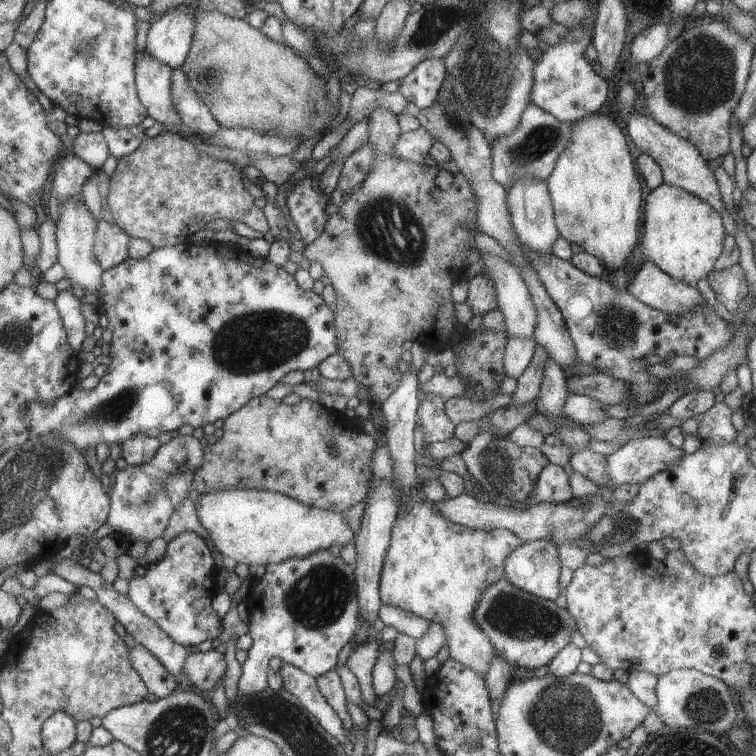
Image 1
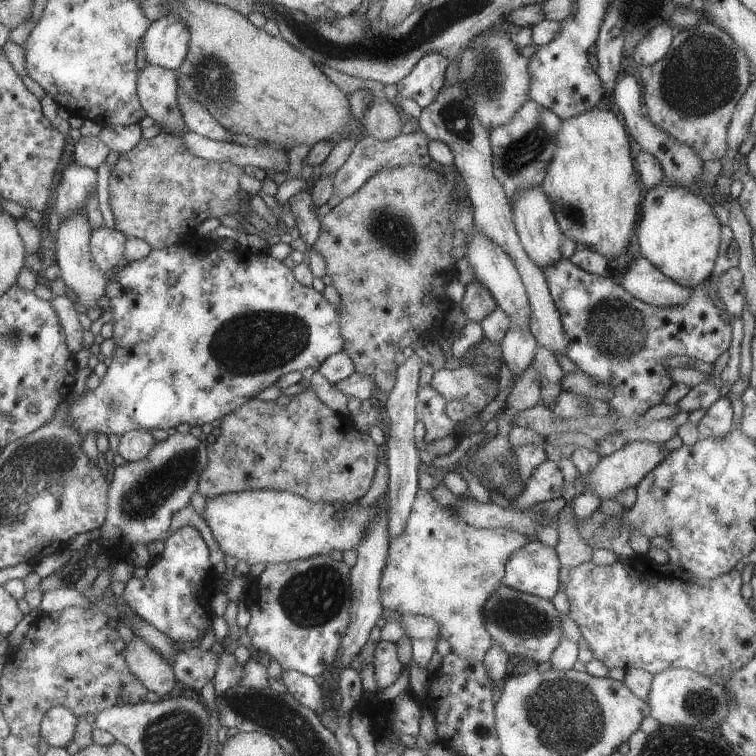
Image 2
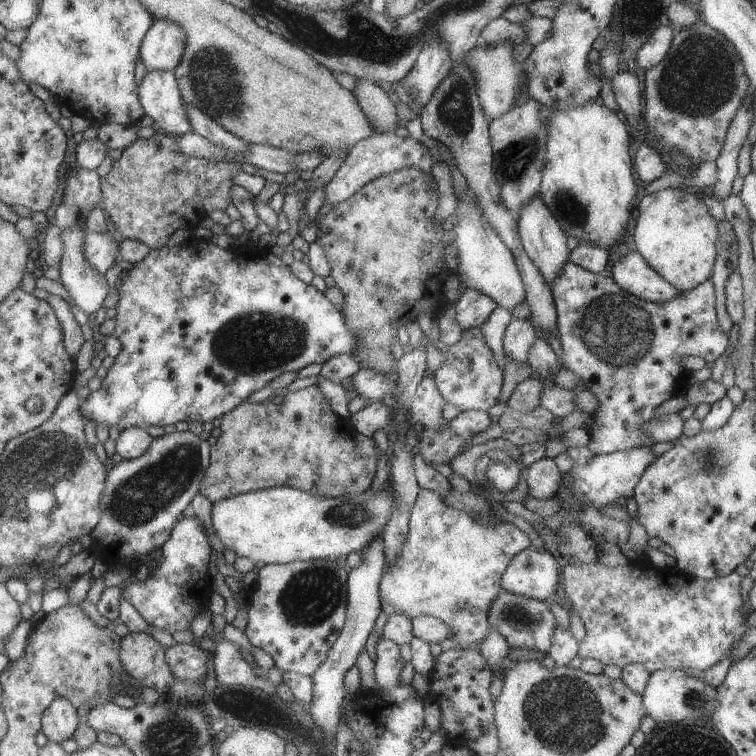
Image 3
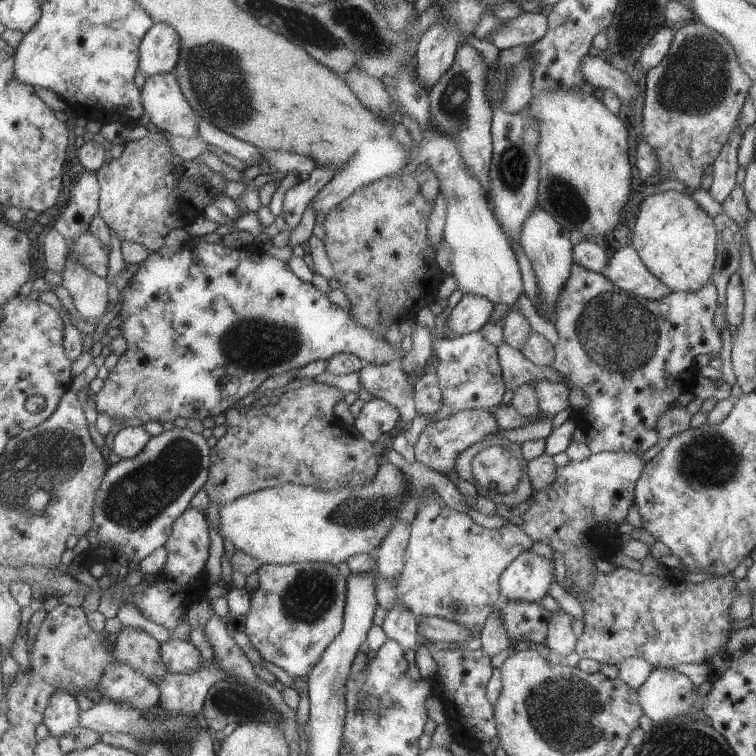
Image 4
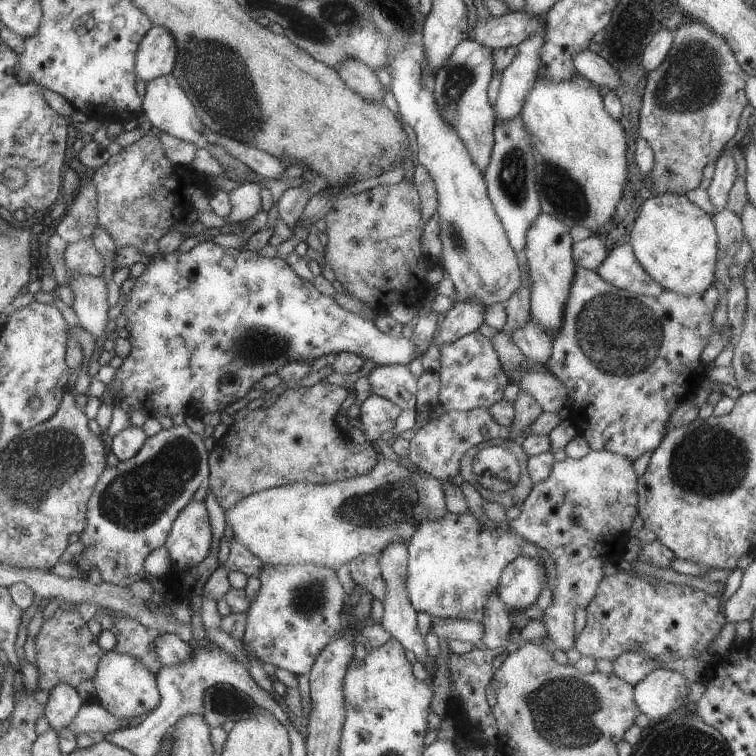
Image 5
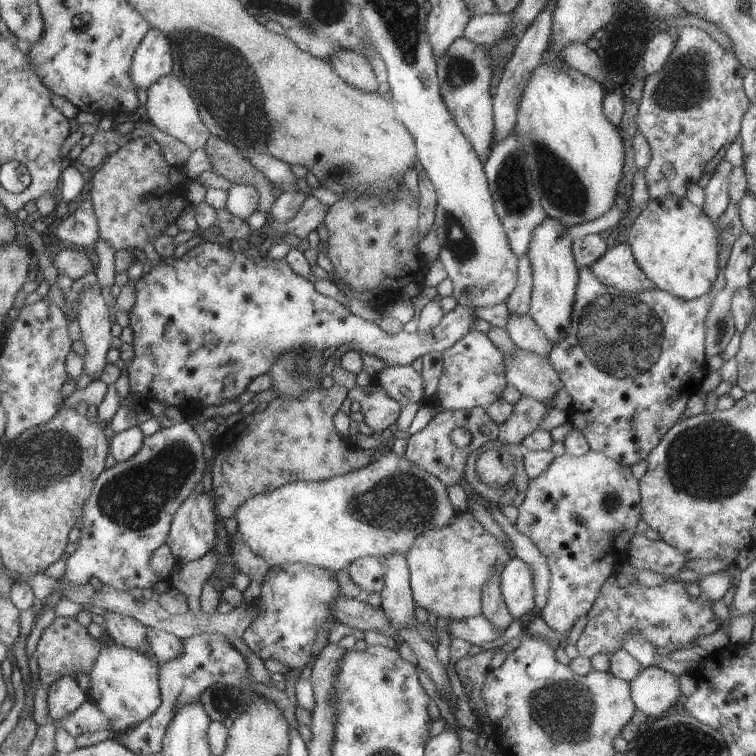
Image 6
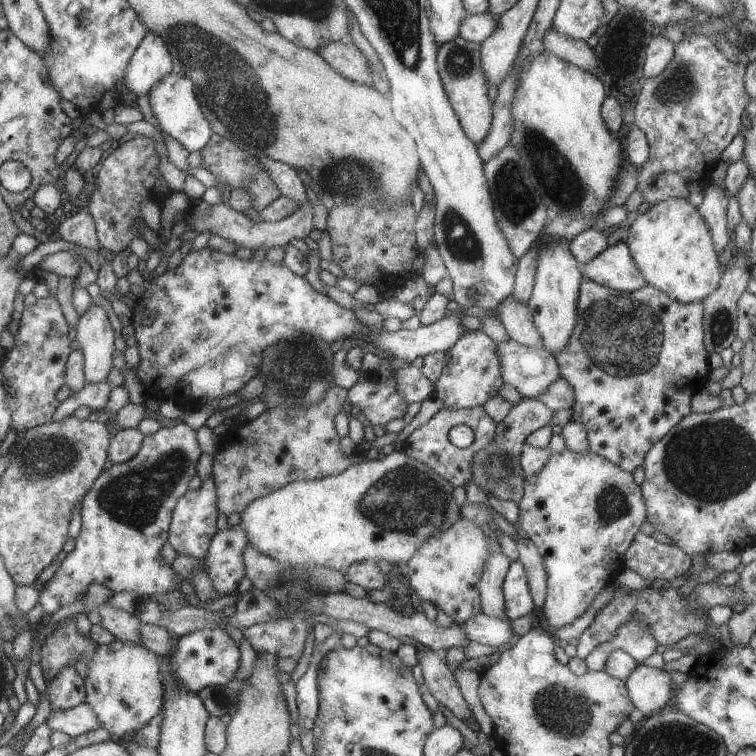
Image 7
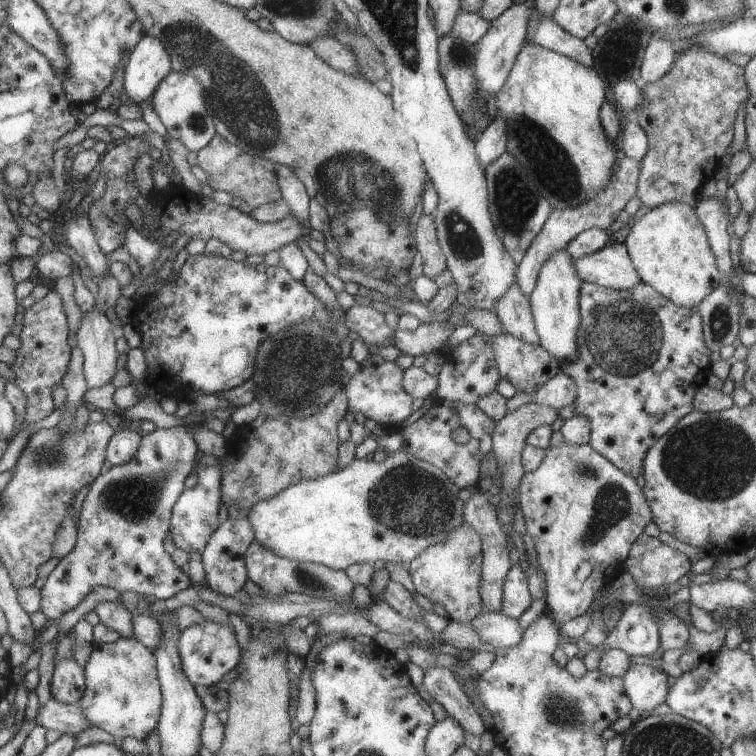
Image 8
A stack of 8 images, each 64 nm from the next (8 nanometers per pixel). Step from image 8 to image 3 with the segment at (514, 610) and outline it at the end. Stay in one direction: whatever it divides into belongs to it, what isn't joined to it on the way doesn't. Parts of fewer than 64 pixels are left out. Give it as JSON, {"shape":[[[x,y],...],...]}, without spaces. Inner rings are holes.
{"shape":[[[529,545],[511,557],[509,564],[506,564],[501,575],[500,585],[501,589],[508,590],[514,595],[526,596],[535,600],[547,600],[555,593],[558,581],[557,574],[560,573],[557,560],[553,558],[547,549],[538,550]]]}

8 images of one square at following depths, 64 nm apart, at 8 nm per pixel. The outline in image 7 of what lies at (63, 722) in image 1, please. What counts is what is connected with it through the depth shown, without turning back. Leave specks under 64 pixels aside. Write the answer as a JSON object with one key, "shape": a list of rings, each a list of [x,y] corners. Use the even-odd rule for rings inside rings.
{"shape":[[[63,666],[53,679],[46,682],[46,698],[49,700],[50,708],[53,710],[66,710],[85,703],[84,679],[77,674],[73,666]]]}

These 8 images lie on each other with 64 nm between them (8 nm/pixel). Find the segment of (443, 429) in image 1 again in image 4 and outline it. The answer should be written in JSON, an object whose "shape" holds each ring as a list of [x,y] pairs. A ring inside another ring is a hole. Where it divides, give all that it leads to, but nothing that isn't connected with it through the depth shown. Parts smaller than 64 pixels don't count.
{"shape":[[[431,369],[430,372],[424,372],[419,377],[419,380],[414,382],[412,387],[416,413],[419,416],[433,416],[442,404],[438,378],[434,370]]]}

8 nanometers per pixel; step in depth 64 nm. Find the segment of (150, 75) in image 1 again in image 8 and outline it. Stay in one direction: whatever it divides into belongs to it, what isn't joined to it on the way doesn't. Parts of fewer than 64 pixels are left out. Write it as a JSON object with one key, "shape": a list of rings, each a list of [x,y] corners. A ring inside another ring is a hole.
{"shape":[[[170,71],[159,82],[155,92],[151,96],[151,105],[155,114],[159,117],[165,127],[168,136],[176,139],[185,145],[187,151],[197,153],[203,146],[206,146],[216,134],[212,117],[208,113],[208,107],[203,102],[205,92],[203,86],[194,74],[186,72]]]}

